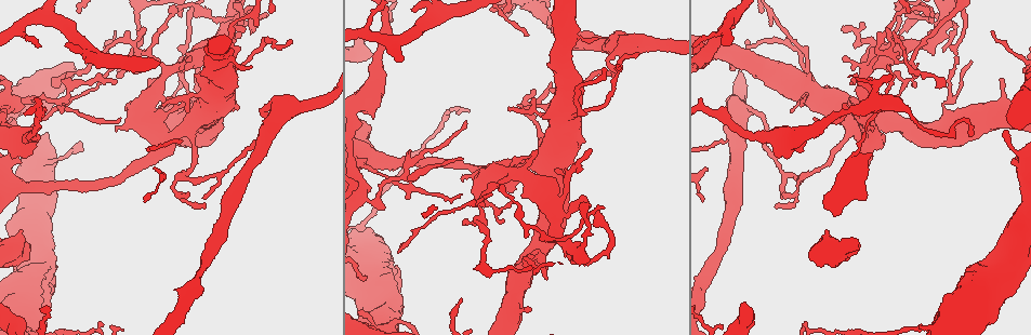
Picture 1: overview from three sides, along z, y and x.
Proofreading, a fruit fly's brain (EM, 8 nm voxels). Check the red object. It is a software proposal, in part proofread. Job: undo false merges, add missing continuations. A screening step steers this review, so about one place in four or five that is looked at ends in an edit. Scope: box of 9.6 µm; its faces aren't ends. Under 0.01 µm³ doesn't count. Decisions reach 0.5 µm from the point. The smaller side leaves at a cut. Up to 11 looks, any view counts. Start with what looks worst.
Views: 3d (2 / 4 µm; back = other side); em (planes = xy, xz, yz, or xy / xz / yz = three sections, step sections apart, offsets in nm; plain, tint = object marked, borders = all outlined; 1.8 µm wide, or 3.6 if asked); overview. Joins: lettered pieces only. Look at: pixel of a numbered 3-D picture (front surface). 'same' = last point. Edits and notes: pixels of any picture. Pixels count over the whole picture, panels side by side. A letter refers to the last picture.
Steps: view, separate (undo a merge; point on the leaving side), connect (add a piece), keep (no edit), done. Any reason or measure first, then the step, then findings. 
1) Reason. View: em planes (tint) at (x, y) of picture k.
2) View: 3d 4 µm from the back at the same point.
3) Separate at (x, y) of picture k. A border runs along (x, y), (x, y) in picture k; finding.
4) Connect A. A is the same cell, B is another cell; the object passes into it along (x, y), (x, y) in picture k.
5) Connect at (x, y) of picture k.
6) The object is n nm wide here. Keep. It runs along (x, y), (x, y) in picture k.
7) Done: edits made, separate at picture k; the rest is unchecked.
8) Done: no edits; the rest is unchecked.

Looks like a crossing. View: 3d 4 µm at (886, 53) of picture 1.

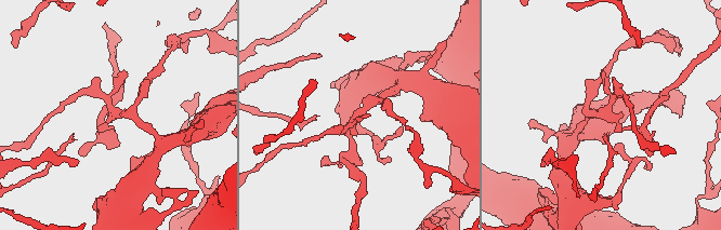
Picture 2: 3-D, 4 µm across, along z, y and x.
View: em planes (borders) at (359, 111) of picture 2.

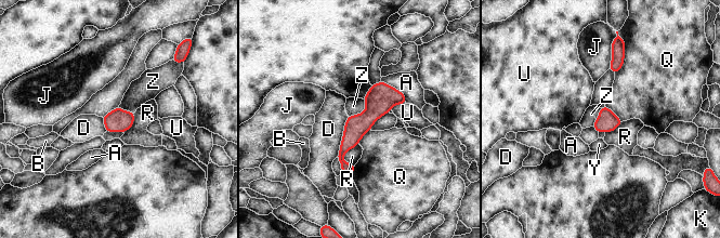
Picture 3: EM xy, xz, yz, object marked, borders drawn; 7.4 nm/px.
Keep. A, B, D, J, K, Q, R, U, Y and Z are other cells; it runs along (381, 84), (341, 153), (347, 171) in picture 3; continuous, no second neuron.

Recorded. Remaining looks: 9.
Sharp bend. View: 3d 4 µm at (945, 27) of picture 1.

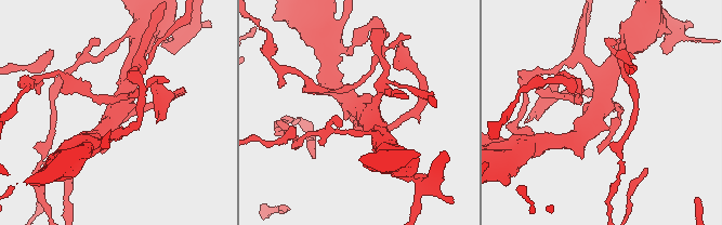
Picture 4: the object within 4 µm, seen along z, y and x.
View: em planes (tint) at (117, 111) of picture 4.

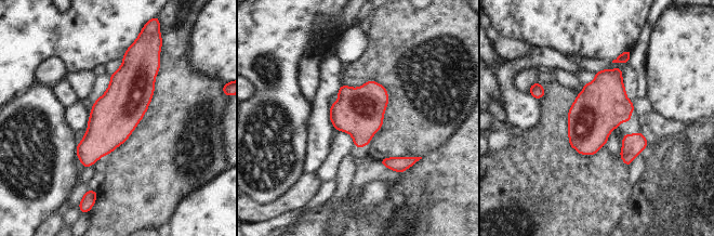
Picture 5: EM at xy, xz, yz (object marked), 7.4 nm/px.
What lies round it. View: em planes (borders) at the same point.

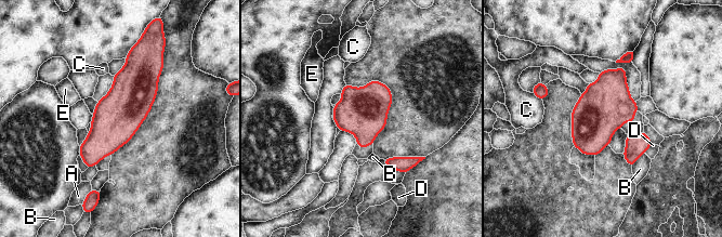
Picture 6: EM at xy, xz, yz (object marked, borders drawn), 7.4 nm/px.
Keep. A, B, C, D and E are other cells; a border runs along (644, 153), (631, 166) in picture 6; all the same neuron.

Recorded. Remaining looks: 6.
Abrupt turn. View: em yz step 8 (borders) at (21, 28) of picture 1.

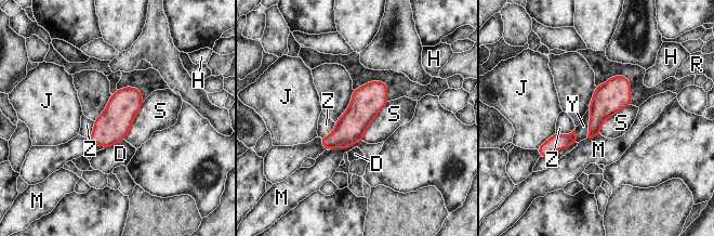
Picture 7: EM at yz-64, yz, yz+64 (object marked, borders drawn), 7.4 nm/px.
View: em planes (borders) at the same point.

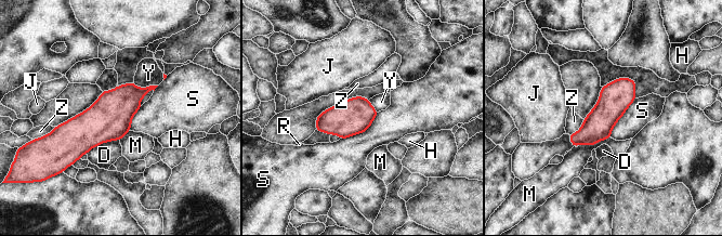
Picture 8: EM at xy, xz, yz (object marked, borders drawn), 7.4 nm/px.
The longest contact is with S, 340 nm. Keep. D, H, J, M, R, S, Y and Z are other cells; one neuron here.

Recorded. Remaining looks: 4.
Free end. View: 3d 2 µm at (1001, 79) of picture 1.

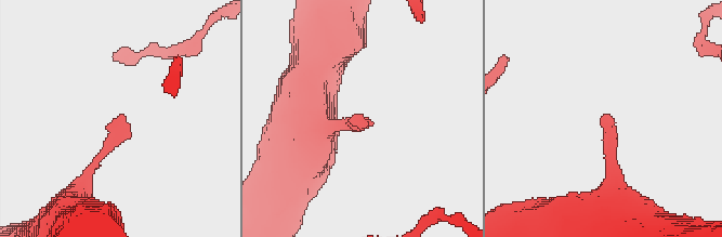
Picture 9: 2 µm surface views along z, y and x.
View: em planes (tint) at (611, 117) of picture 9.

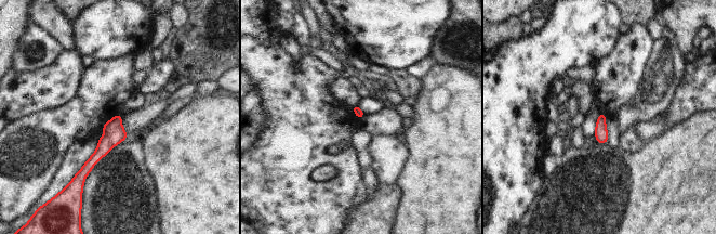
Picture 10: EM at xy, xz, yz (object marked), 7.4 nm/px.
See the neighbours. View: em planes (borders) at the same point.

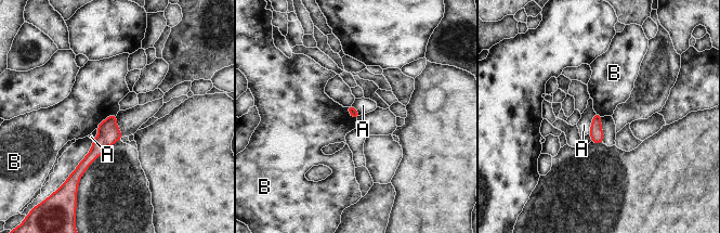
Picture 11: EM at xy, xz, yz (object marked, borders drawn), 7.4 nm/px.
The longest contact is with B, 190 nm. Keep. A and B are other cells; no lettered piece goes on from it.

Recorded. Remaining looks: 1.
An open end. View: em 3.6 µm planes (borders) at (367, 278) of picture 1.

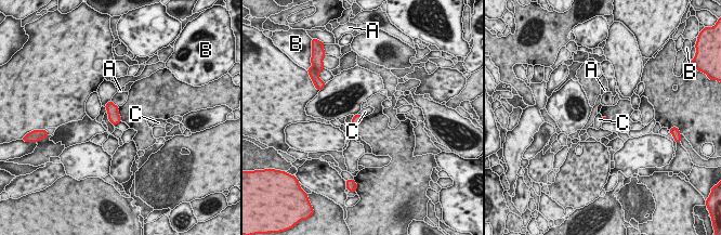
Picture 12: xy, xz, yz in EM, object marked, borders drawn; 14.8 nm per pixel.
Keep. A, B and C are other cells; a border runs along (357, 114), (363, 117) in picture 12; none of them fits.

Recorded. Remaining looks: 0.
Done: no edits; the rest is unchecked.

